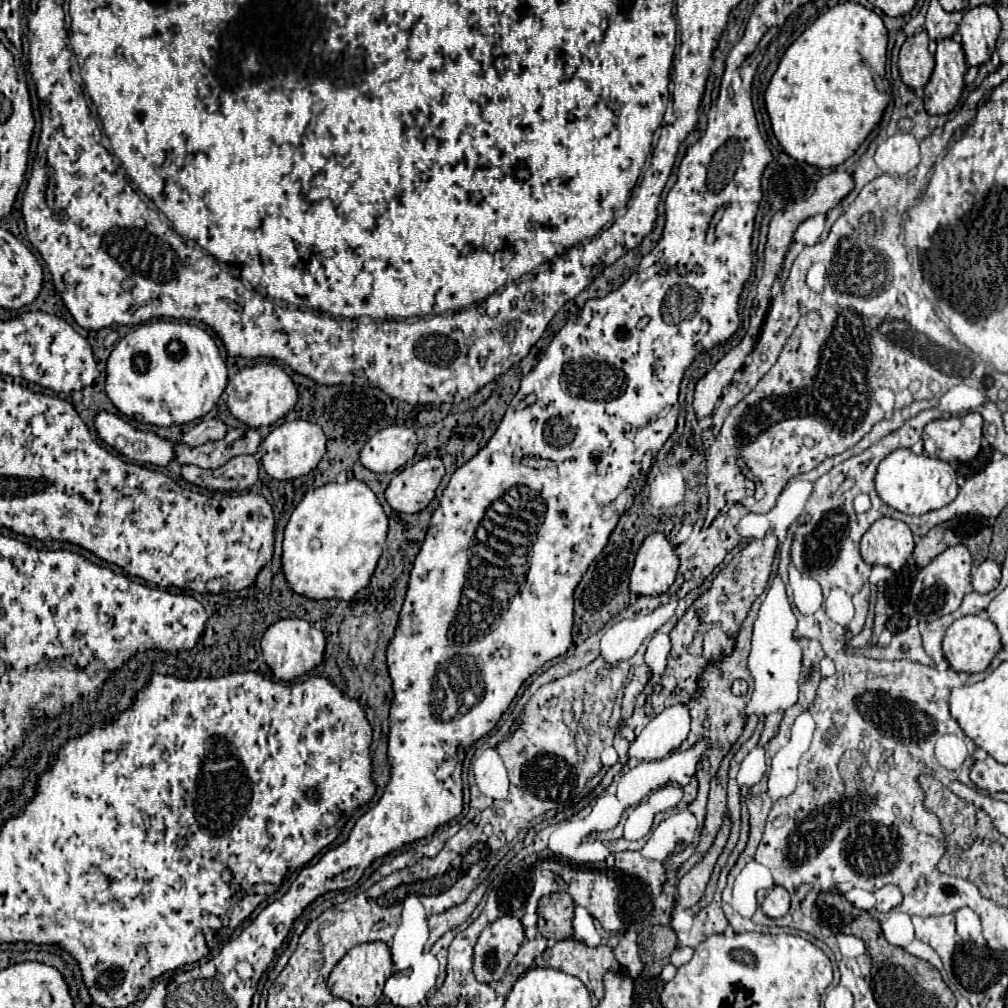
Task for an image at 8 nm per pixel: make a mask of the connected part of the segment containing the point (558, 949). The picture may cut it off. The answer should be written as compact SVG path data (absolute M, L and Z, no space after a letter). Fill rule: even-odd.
M576 939L558 941L552 949L546 949L536 961L536 967L554 967L564 973L578 977L590 991L602 999L604 985L602 977L606 971L620 971L618 961L614 959L612 947L586 947Z

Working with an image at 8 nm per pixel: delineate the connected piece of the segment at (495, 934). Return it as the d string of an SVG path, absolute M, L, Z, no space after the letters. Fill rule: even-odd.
M504 915L490 923L474 947L474 975L480 983L500 981L524 941L520 919Z

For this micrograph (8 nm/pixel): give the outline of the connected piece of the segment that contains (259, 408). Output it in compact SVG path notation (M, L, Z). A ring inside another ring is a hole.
M262 363L262 365L254 365L254 367L244 367L242 371L238 371L234 375L234 379L228 383L228 409L230 413L246 423L248 427L256 429L256 427L268 427L274 425L276 421L280 421L288 411L294 409L298 399L296 387L292 383L292 379L284 373L282 367L278 367L276 363Z

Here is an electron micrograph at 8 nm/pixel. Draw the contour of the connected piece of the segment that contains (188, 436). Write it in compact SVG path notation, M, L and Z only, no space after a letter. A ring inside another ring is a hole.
M202 419L196 427L192 427L188 433L184 433L182 443L188 443L190 447L198 447L198 445L204 445L208 441L224 439L226 431L228 429L220 419Z

